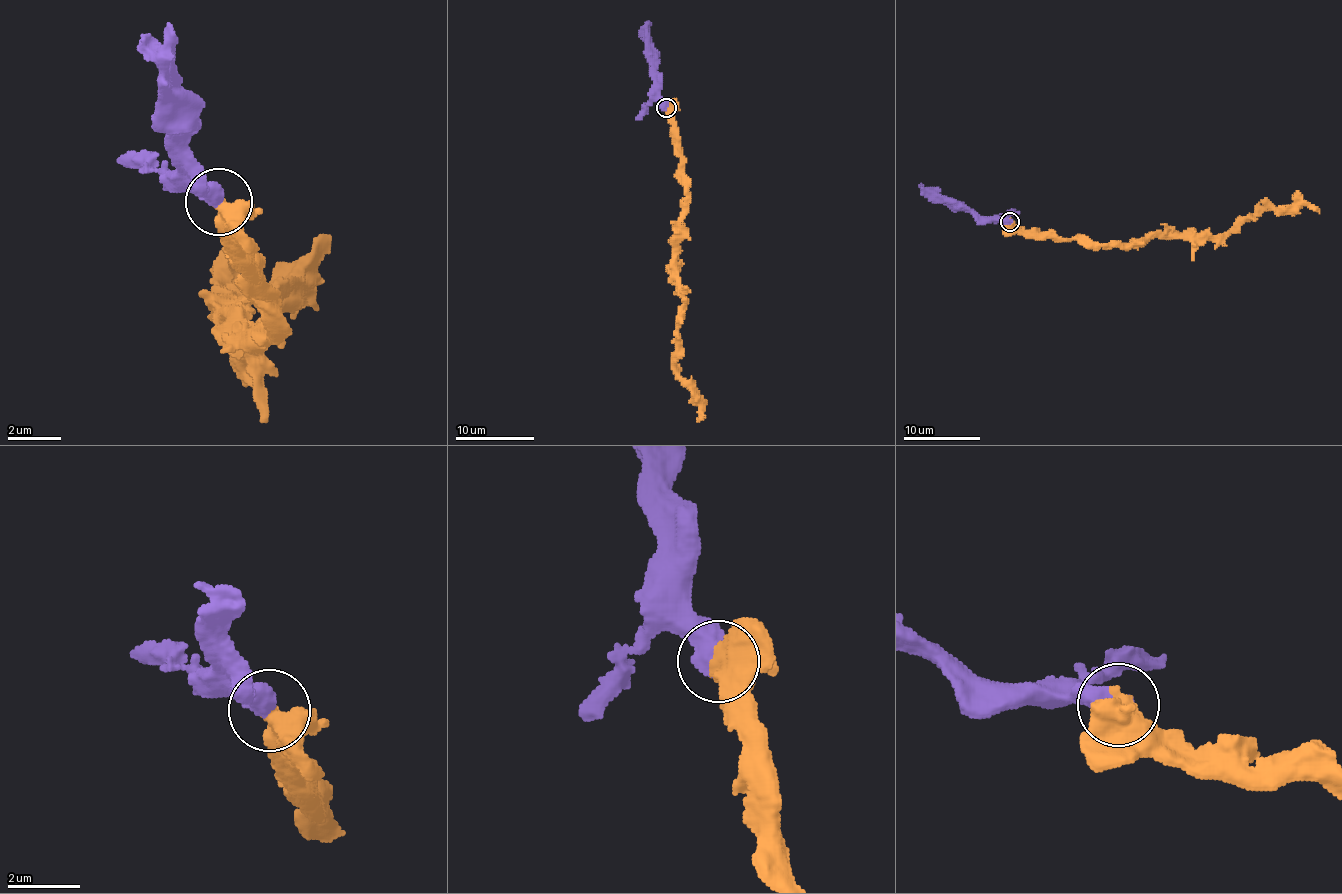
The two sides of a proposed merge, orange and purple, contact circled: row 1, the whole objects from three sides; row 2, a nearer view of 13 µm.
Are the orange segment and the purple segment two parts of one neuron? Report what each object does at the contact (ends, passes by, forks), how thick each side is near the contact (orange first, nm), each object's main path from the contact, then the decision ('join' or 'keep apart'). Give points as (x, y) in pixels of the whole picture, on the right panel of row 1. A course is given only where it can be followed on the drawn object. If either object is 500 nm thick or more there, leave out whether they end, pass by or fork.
750/600 nm | orange via (1010, 221), (1103, 246), (1141, 245), (1155, 236), (1222, 235), (1264, 210), (1313, 205), (1319, 213) | purple via (1010, 221), (977, 218), (969, 212), (950, 208), (919, 185) | join

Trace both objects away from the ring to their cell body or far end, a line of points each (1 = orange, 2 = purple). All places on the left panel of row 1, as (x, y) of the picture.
1: (217, 200), (265, 290), (268, 335), (236, 319), (257, 341), (234, 340), (224, 275), (301, 286), (292, 320)
2: (217, 200), (218, 197), (198, 181), (200, 172), (174, 142), (170, 120), (166, 26)

